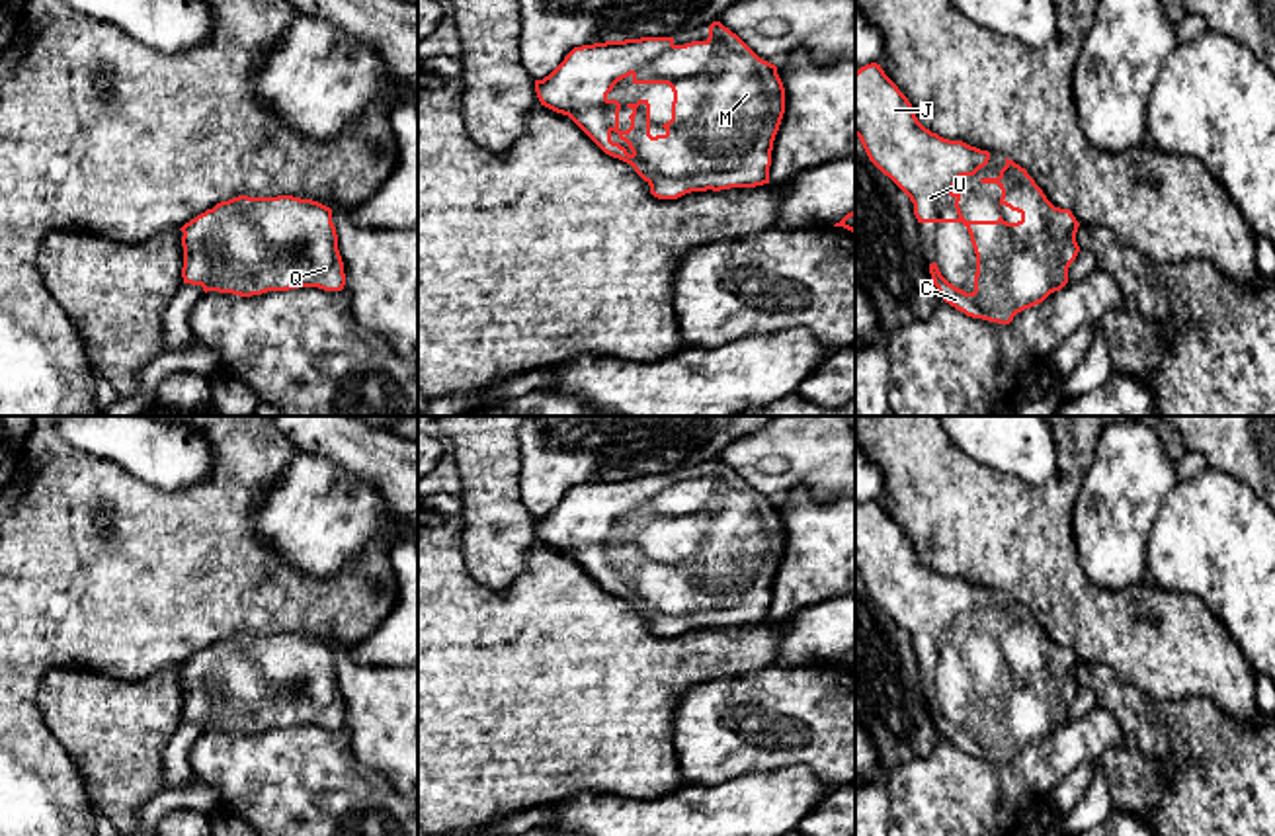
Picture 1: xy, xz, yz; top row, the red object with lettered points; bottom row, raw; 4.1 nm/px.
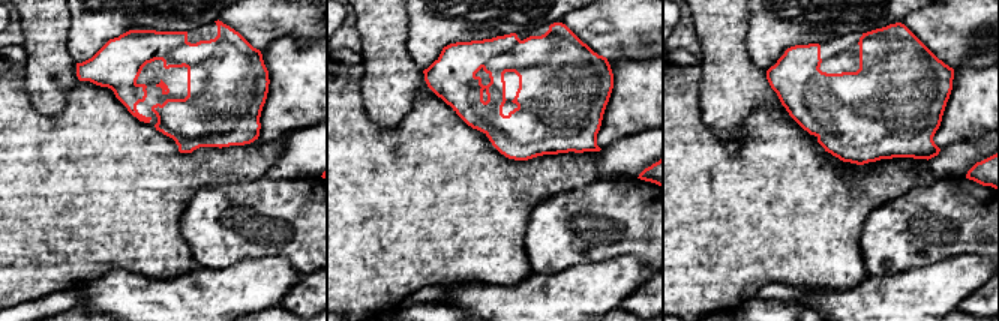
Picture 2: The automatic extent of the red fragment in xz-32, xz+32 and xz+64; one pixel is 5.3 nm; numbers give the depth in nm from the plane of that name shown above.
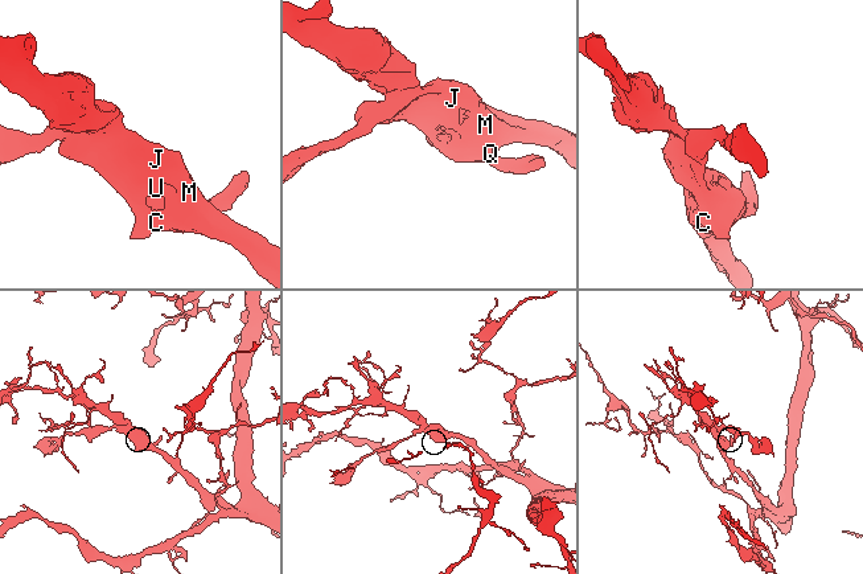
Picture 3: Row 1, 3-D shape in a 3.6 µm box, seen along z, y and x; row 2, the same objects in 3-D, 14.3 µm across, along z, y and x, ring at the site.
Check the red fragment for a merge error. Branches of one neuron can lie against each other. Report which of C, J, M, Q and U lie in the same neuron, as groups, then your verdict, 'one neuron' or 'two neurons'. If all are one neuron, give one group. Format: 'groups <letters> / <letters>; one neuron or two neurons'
groups C J M Q U; one neuron

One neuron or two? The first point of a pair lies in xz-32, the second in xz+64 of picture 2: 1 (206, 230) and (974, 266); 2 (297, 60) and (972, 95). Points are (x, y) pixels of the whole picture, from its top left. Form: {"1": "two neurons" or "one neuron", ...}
{"1": "two neurons", "2": "one neuron"}

